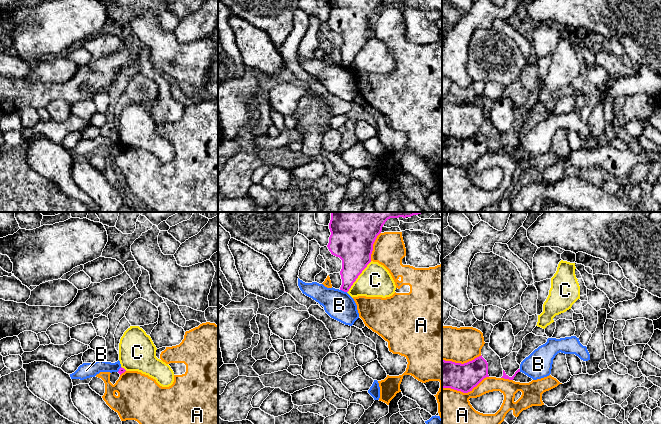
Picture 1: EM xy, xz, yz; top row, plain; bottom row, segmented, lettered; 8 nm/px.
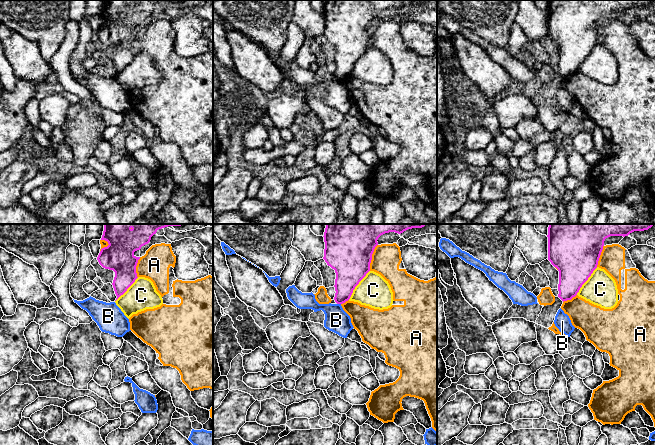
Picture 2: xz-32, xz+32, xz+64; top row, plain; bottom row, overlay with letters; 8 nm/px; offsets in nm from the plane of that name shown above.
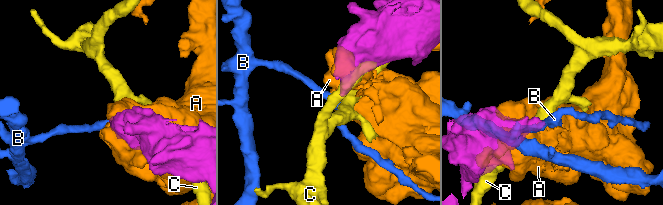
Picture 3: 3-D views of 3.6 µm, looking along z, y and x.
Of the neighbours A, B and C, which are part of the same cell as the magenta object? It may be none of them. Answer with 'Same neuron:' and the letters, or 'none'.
Same neuron: none

